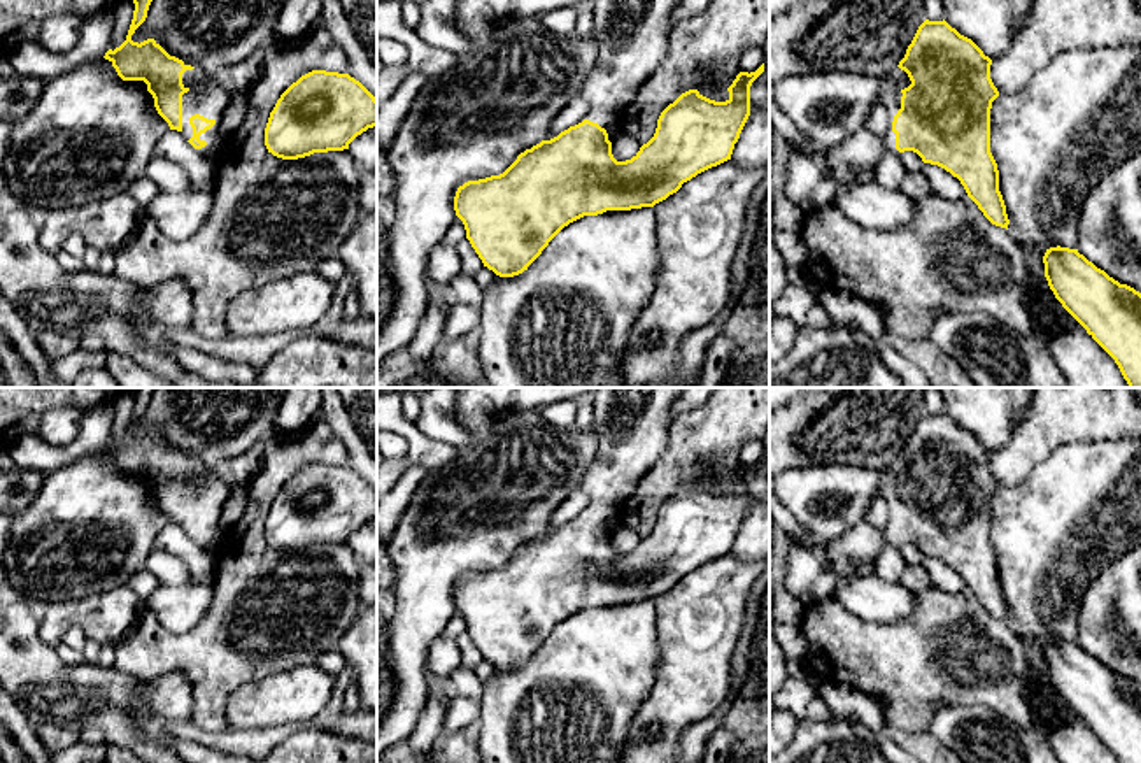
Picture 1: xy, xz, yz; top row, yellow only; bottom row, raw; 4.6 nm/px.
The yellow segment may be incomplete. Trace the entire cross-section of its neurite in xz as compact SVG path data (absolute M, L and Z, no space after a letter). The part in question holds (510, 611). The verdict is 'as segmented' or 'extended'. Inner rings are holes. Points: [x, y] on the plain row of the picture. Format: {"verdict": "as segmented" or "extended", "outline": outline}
{"verdict": "extended", "outline": "M598 388L591 393L594 407L594 433L598 437L596 458L584 477L584 491L591 503L568 523L550 533L526 542L500 568L468 574L457 581L454 589L456 609L463 614L466 631L482 652L484 660L500 670L514 670L542 647L549 635L570 616L584 609L598 609L606 603L631 603L654 600L677 586L684 575L698 567L731 553L734 537L750 509L750 479L764 465L764 456L755 465L740 465L727 481L729 491L715 495L698 482L682 486L670 496L657 512L654 530L626 554L617 554L612 547L612 535L606 523L613 519L622 502L631 496L643 475L659 461L668 444L668 424L671 407L685 388Z"}

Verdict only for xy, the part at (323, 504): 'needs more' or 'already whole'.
already whole

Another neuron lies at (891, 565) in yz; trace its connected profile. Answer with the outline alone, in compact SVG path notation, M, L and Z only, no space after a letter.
M885 544L876 558L876 574L889 582L901 582L906 568L899 546Z

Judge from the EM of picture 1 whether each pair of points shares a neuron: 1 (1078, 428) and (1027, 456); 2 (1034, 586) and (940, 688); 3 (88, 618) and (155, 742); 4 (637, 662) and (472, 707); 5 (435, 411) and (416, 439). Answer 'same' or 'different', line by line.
1: same
2: different
3: different
4: different
5: different

